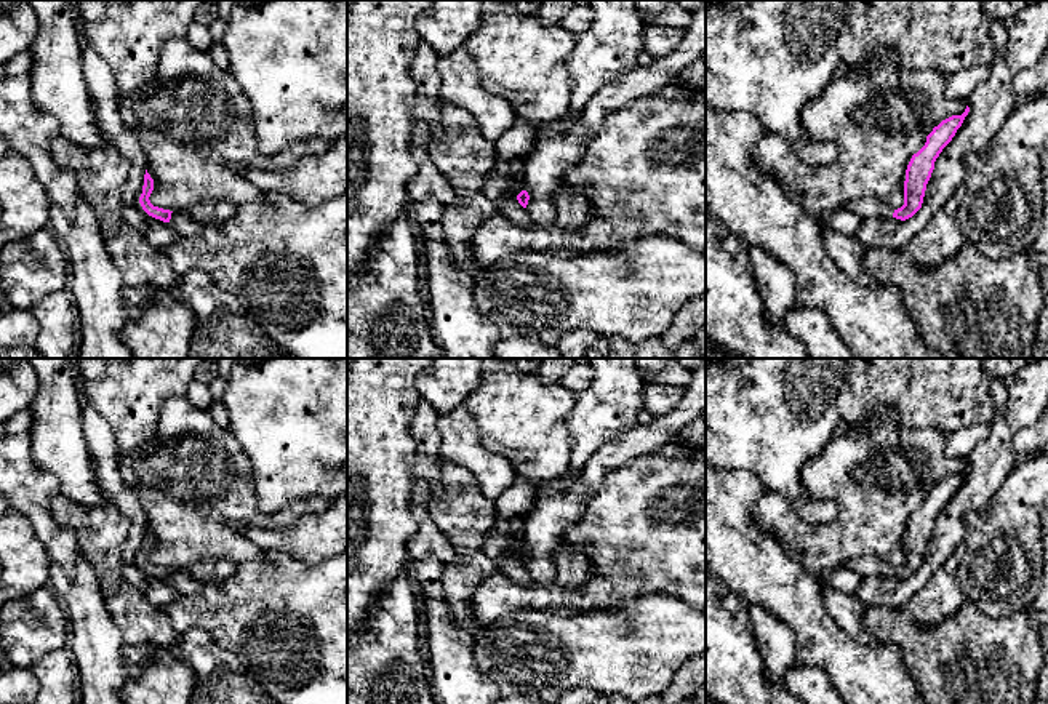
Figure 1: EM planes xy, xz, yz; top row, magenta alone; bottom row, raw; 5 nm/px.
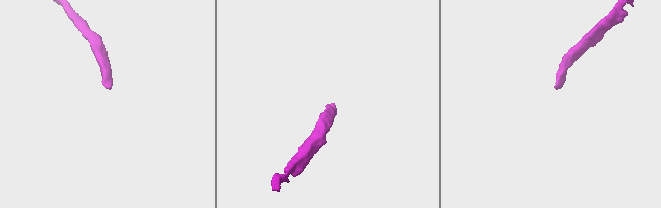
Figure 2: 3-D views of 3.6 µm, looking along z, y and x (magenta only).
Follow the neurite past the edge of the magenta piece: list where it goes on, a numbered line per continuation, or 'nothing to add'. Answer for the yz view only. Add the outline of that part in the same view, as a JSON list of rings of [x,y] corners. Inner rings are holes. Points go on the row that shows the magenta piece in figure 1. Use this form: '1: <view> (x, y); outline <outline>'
1: yz (866, 208); outline [[[875,197],[851,200],[850,203],[845,205],[845,208],[856,213],[862,221],[888,219],[888,218],[893,218],[893,213],[894,213],[893,206],[890,206],[886,202]]]

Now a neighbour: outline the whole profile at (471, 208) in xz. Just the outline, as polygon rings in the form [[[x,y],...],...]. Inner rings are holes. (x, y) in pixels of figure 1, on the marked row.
[[[448,104],[442,106],[440,125],[424,147],[456,190],[456,202],[445,205],[440,218],[443,248],[459,269],[477,280],[485,267],[474,264],[470,240],[478,224],[498,214],[483,194],[485,179],[496,163],[496,149],[469,112]]]

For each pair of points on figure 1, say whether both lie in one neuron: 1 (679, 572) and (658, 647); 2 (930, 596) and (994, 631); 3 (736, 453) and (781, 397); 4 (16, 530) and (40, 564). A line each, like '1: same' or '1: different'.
1: different
2: different
3: same
4: same

